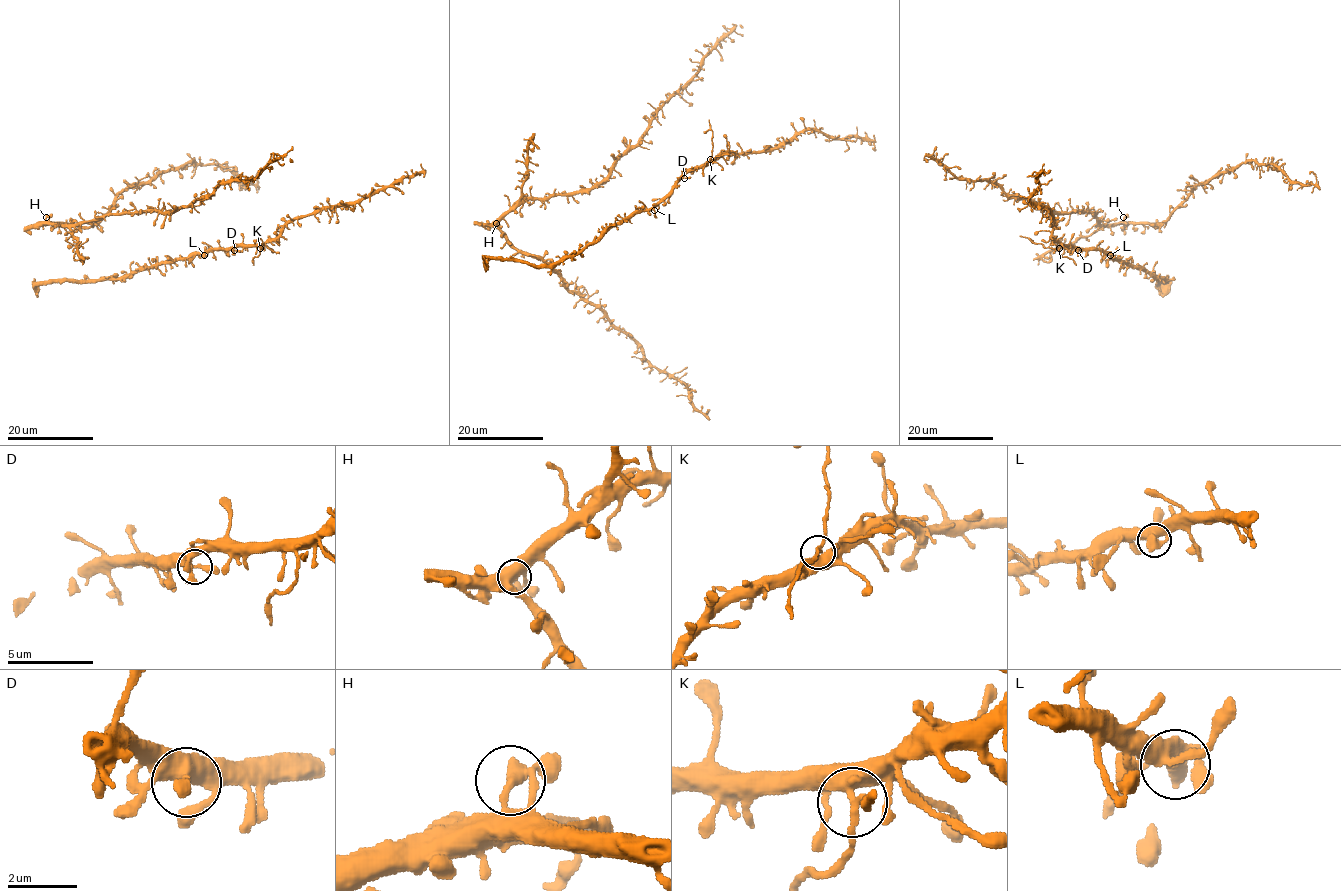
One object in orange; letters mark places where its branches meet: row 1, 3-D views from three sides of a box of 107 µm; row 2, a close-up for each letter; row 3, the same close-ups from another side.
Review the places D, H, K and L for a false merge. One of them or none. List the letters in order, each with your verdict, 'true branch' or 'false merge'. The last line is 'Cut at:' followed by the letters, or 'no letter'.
D: true branch
H: true branch
K: false merge
L: true branch
Cut at: K

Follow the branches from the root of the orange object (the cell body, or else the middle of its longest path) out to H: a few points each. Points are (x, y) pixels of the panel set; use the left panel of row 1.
H: (103, 232), (95, 226), (47, 223), (46, 217)

